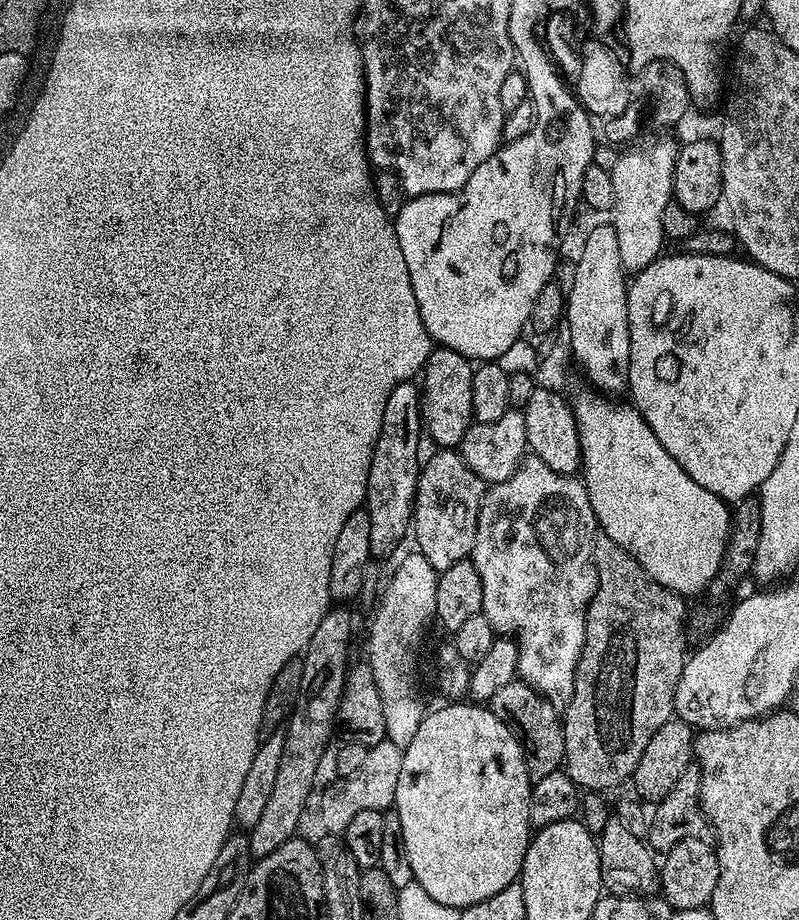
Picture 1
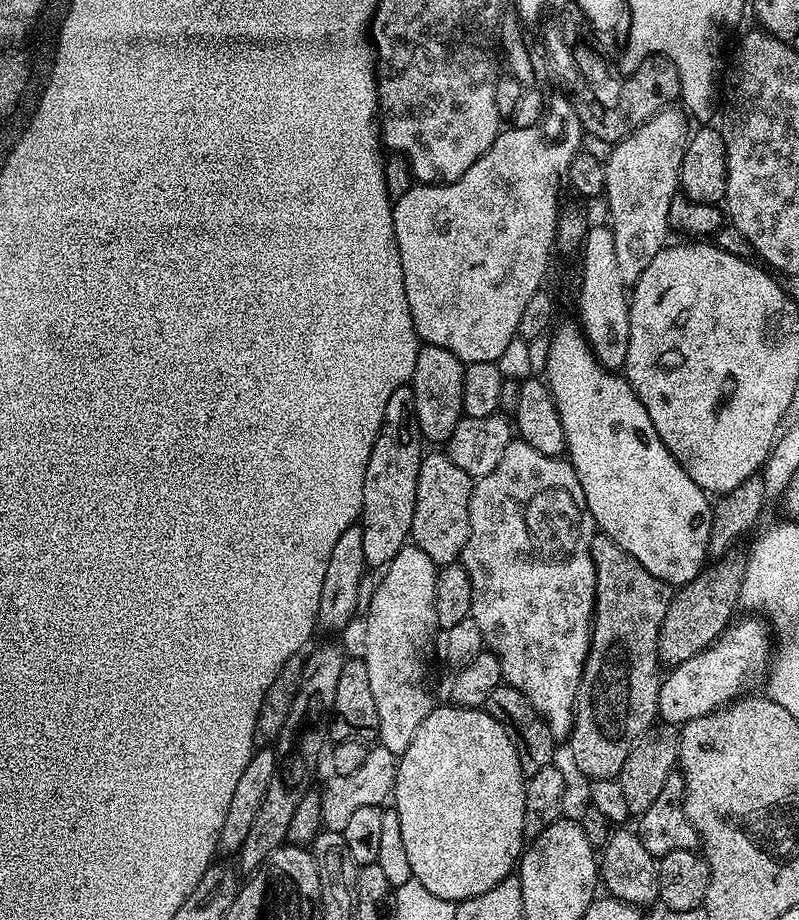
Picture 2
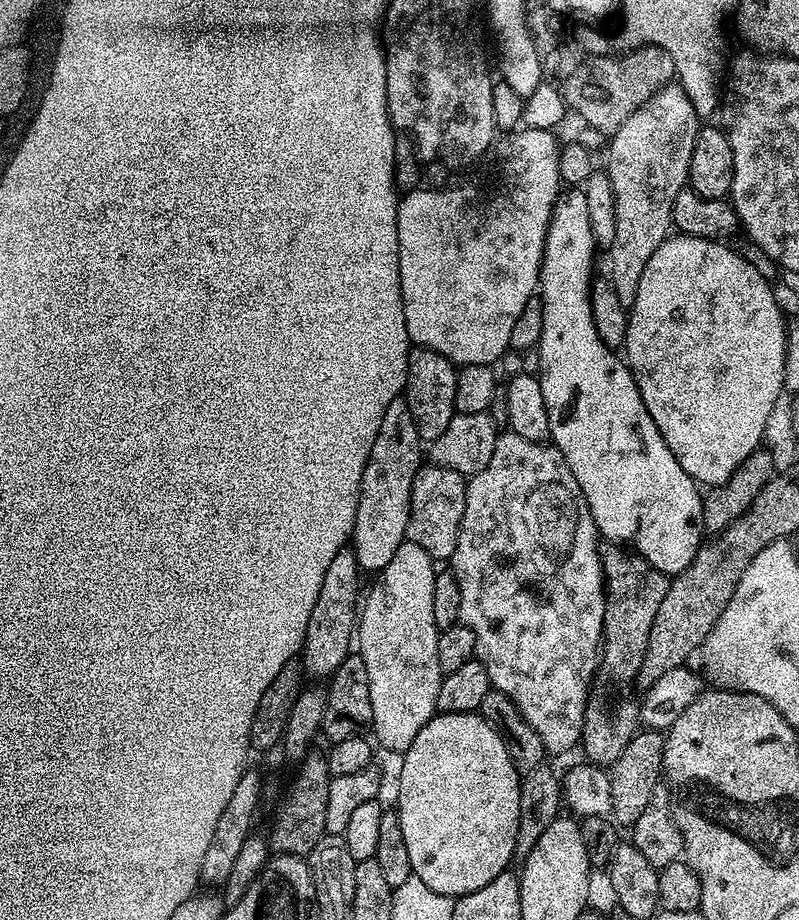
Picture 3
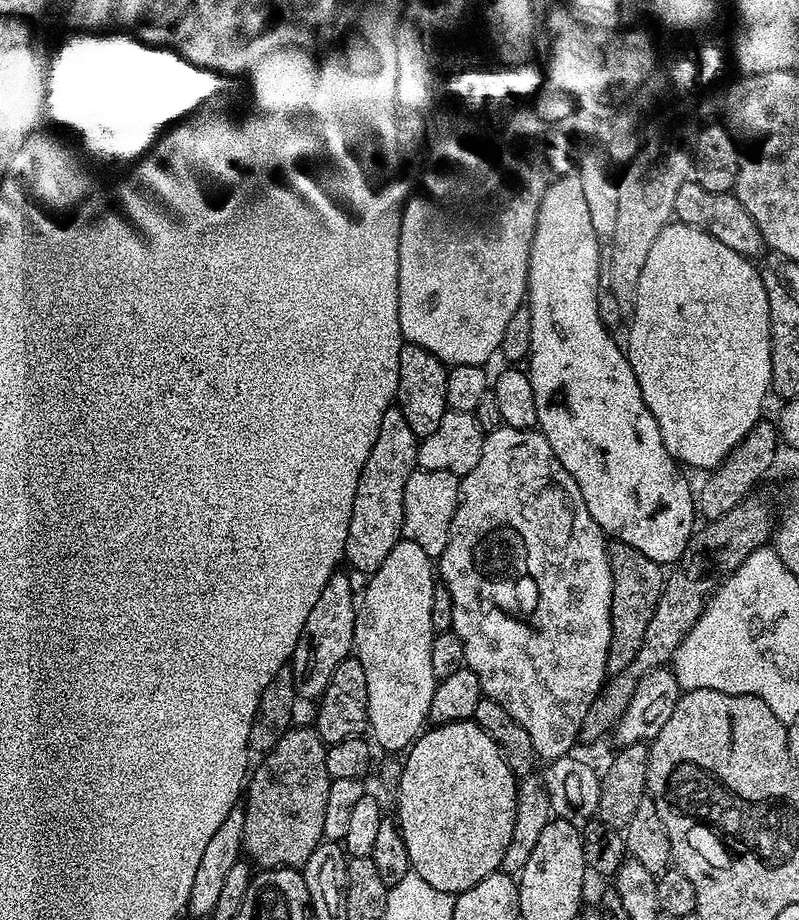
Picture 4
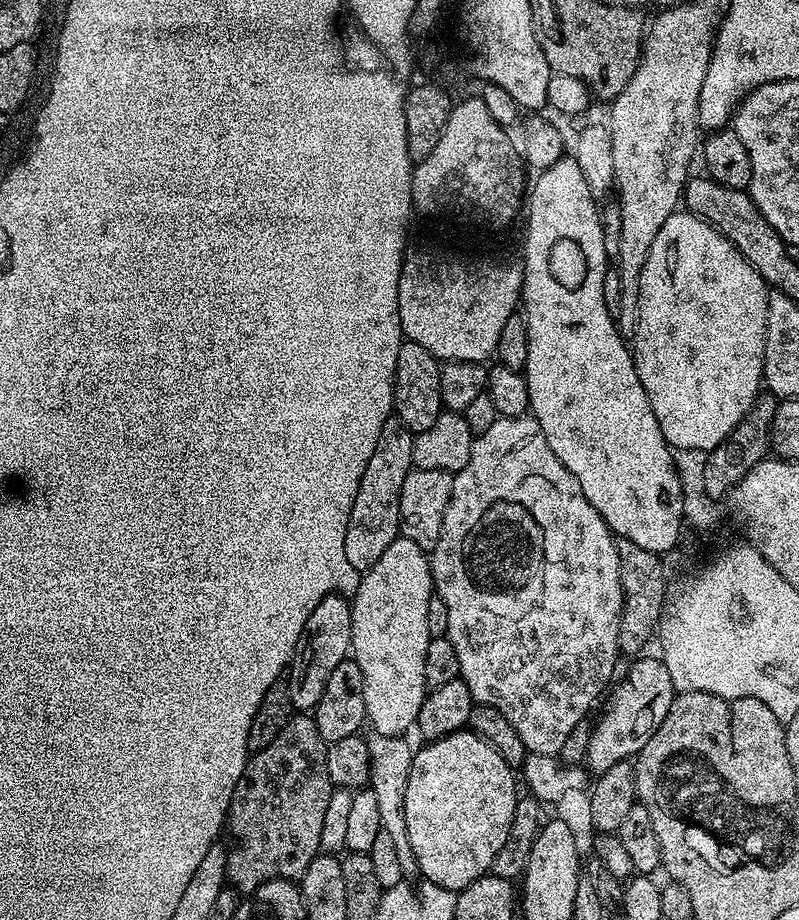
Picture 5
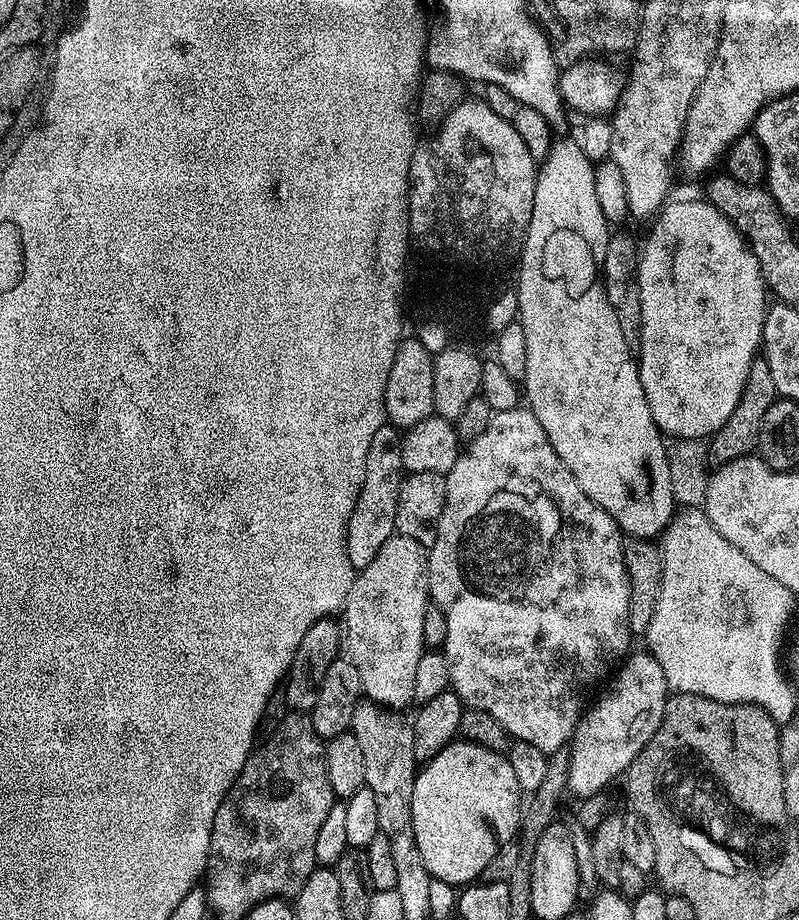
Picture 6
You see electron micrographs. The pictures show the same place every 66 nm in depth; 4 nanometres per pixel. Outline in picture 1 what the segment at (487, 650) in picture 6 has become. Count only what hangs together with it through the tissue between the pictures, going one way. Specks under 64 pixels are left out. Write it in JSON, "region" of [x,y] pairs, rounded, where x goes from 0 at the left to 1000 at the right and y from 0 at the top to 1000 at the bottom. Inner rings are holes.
{"region":[[[657,495],[642,517],[627,524],[617,526],[606,536],[606,545],[598,559],[598,572],[596,584],[588,605],[591,614],[598,620],[598,628],[603,637],[603,668],[611,673],[613,680],[621,686],[622,692],[640,693],[645,696],[651,710],[648,711],[648,735],[663,747],[682,757],[691,765],[705,767],[718,754],[718,733],[723,724],[723,715],[731,697],[731,673],[737,654],[746,645],[746,613],[741,609],[741,592],[748,582],[746,560],[738,550],[736,535],[731,532],[730,525],[721,517],[698,515],[683,507],[673,497]]]}

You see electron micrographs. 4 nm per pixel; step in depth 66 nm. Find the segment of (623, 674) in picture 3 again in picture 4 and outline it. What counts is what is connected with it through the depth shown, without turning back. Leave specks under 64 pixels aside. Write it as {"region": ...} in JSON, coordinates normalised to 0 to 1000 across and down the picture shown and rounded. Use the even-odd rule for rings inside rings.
{"region":[[[766,587],[761,591],[761,610],[766,625],[766,692],[761,708],[761,728],[767,733],[782,729],[806,701],[809,680],[814,680],[814,672],[824,659],[834,622],[827,614],[809,607],[804,598],[793,598],[793,593],[783,593],[783,589],[777,587]]]}

